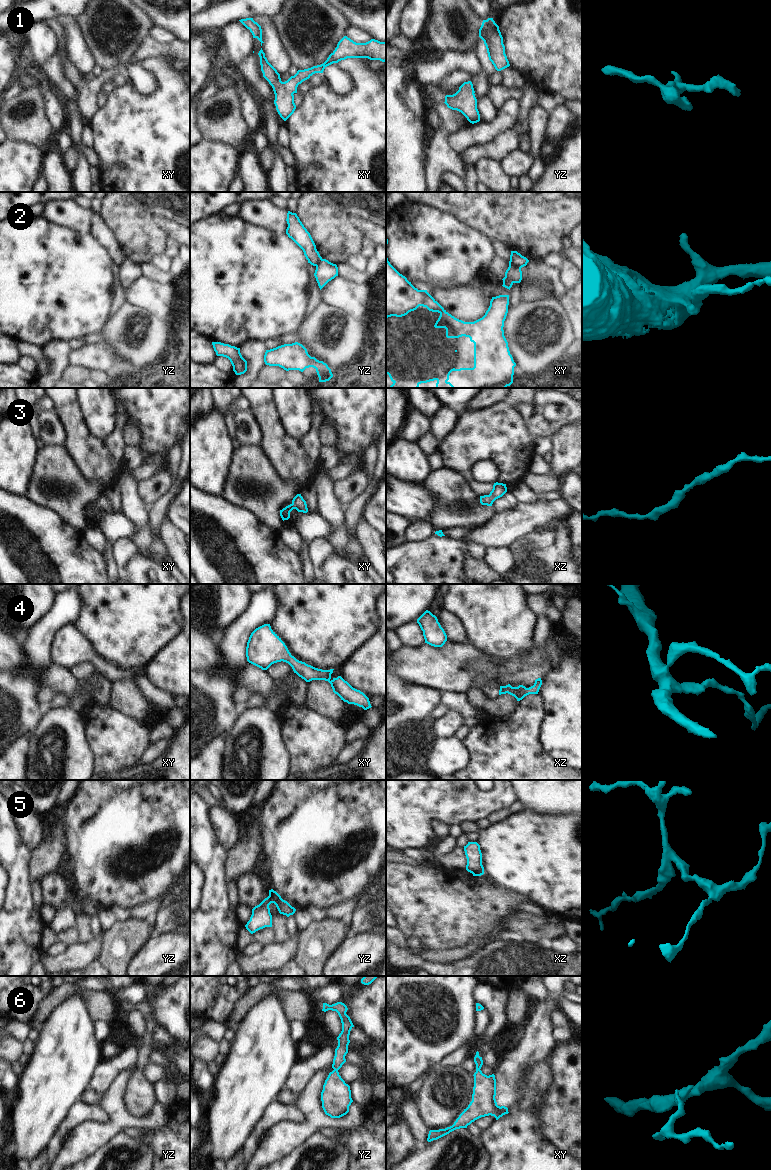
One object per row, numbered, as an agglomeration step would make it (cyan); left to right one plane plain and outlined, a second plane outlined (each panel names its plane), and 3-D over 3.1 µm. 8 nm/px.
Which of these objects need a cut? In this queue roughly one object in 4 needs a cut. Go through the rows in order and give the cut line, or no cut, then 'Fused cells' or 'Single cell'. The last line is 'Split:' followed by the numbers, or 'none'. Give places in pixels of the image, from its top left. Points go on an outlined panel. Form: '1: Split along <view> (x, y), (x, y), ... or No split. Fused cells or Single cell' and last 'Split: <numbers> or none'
1: No split. Single cell
2: Split along xy (509, 261), (520, 268). Fused cells
3: No split. Single cell
4: No split. Single cell
5: No split. Single cell
6: No split. Single cell
Split: 2.

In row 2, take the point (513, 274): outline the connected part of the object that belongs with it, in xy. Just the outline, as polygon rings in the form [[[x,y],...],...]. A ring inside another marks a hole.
[[[509,261],[509,267],[505,272],[503,280],[503,287],[510,290],[514,283],[520,283],[522,280],[521,268],[512,265]]]

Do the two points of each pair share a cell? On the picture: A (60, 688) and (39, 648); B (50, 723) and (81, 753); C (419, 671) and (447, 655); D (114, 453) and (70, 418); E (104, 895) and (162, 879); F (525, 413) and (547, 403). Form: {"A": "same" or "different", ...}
{"A": "different", "B": "same", "C": "same", "D": "same", "E": "same", "F": "different"}

